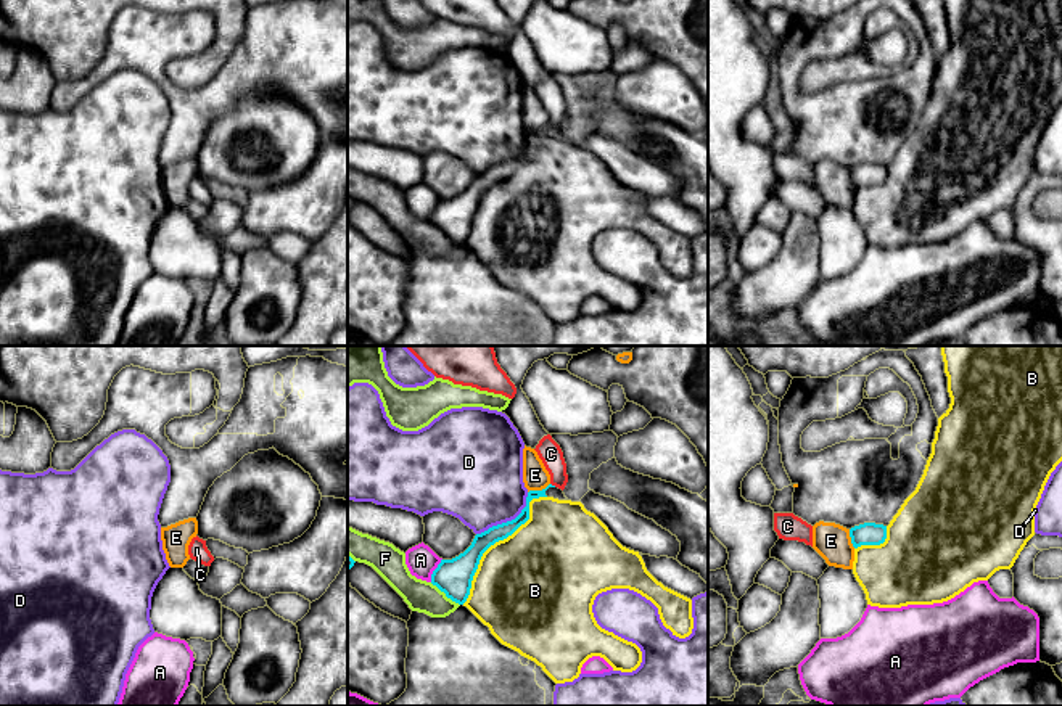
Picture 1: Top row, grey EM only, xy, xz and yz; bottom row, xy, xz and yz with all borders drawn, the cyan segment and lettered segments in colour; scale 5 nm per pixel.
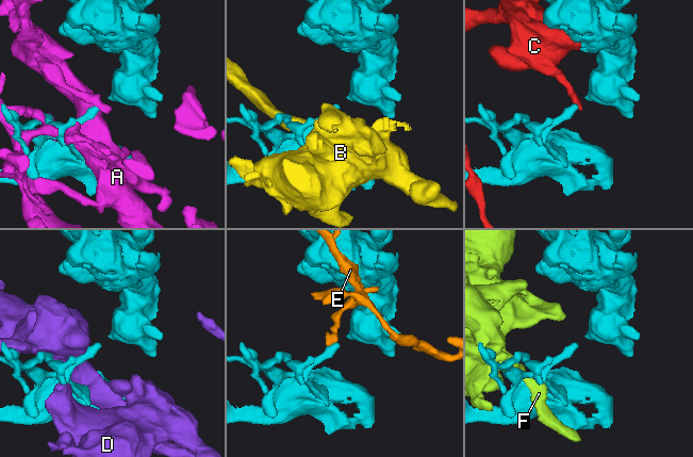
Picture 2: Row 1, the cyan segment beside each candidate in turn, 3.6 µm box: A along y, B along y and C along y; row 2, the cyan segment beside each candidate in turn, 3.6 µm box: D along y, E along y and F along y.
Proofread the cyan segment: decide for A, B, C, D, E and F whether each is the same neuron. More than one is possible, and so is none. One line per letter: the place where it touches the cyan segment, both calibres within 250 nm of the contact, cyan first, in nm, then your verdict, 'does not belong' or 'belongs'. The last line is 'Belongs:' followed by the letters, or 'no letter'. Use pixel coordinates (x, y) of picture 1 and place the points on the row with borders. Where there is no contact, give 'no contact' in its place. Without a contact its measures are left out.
A: contact xz (435, 570); calibres 180 and 150 nm; does not belong
B: contact xz (496, 541); calibres 160 and 480 nm; does not belong
C: contact xz (554, 486); calibres 60 and 120 nm; does not belong
D: contact xz (507, 521); calibres 90 and 440 nm; does not belong
E: contact xz (538, 491); calibres 70 and 130 nm; does not belong
F: contact xz (444, 592); calibres 180 and 160 nm; does not belong
Belongs: no letter

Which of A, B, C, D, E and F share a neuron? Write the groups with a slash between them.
A / B / C / D / E / F

